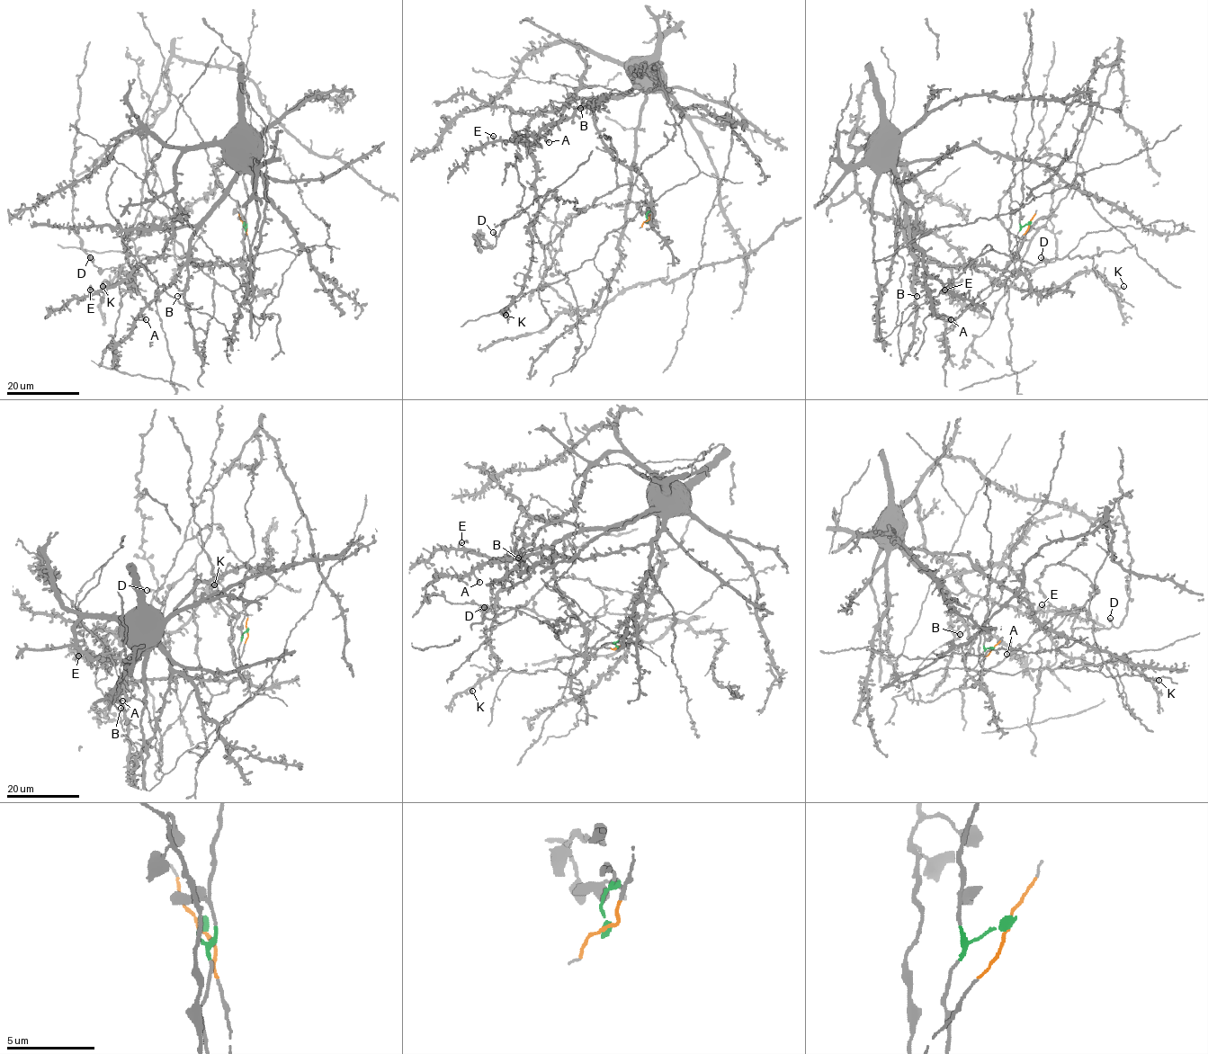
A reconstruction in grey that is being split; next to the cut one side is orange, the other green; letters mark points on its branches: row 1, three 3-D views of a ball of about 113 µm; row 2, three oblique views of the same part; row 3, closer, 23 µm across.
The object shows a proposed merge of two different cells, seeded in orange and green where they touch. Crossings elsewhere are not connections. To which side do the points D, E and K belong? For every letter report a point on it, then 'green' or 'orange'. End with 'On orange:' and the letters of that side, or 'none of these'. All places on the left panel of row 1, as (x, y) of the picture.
D: place (90, 257); green
E: place (90, 290); orange
K: place (102, 286); orange
On orange: E, K

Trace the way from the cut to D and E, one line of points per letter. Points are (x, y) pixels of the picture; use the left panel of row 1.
D: (244, 224), (246, 271), (237, 290), (197, 267), (168, 227), (142, 208), (121, 266), (99, 270), (90, 258)
E: (244, 224), (253, 255), (296, 255), (259, 326), (239, 280), (183, 218), (161, 255), (91, 290)

